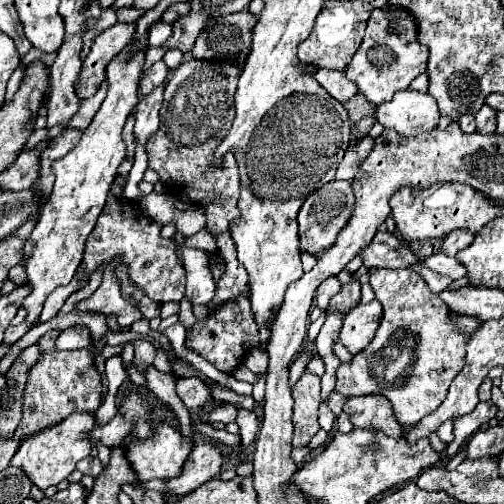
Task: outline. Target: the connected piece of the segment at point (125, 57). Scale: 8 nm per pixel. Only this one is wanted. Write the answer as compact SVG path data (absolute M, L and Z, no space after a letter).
M139 38L133 44L125 46L121 54L117 54L105 70L107 76L107 98L101 104L99 112L95 114L93 122L83 132L79 144L69 150L61 160L53 162L55 170L55 184L49 200L43 206L41 218L35 224L29 240L25 242L23 254L29 256L25 262L27 278L31 286L31 294L23 300L23 308L27 310L27 322L39 318L45 298L63 284L69 284L75 276L83 260L85 240L93 232L97 216L105 206L107 192L117 176L119 164L127 156L127 148L123 142L123 126L139 102L139 78L143 74L143 62L147 52L147 38Z

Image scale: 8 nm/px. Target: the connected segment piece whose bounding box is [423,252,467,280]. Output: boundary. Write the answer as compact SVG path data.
M443 252L425 258L423 264L425 264L427 268L443 274L443 276L453 278L453 280L459 280L459 278L465 278L465 276L467 276L467 270L461 266L461 262L459 262L457 258L451 258L451 256L443 254Z

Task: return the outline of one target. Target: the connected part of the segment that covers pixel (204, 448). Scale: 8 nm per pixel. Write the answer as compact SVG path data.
M199 444L191 450L181 474L177 478L165 480L167 496L185 496L199 488L203 482L215 478L221 470L221 450L213 444Z

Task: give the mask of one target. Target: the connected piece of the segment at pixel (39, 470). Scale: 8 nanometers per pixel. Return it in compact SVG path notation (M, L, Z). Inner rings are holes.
M73 412L69 418L65 418L61 424L55 424L47 430L41 430L29 438L25 438L13 456L11 464L25 470L29 480L39 488L47 490L51 486L57 486L61 480L65 480L73 470L75 464L89 456L91 442L89 432L95 428L95 416L89 412Z

